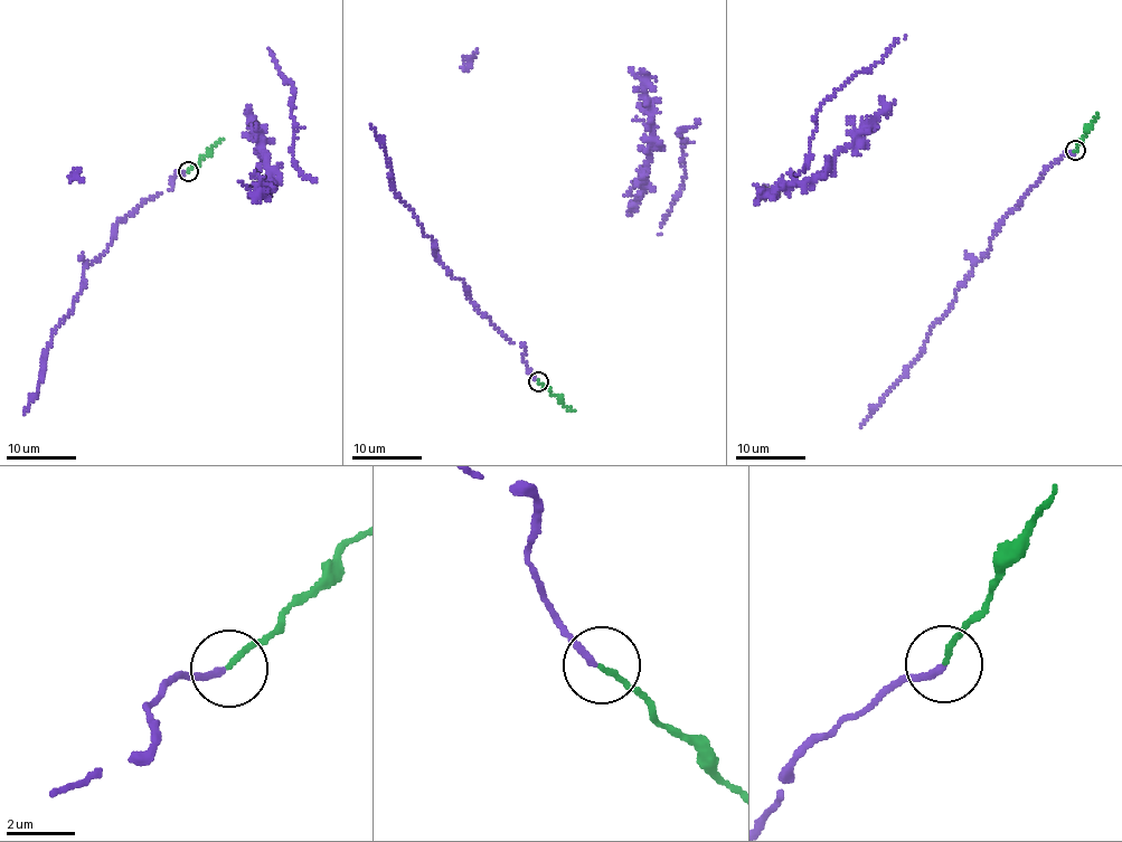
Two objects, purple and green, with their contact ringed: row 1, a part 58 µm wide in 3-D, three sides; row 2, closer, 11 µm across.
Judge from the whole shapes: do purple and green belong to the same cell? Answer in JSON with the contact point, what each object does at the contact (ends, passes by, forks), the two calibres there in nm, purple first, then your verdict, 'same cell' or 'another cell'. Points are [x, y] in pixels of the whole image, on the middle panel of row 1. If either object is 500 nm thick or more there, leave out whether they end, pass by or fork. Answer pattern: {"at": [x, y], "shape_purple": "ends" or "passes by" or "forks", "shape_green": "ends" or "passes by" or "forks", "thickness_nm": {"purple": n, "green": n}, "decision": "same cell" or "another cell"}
{"at": [538, 381], "shape_purple": "ends", "shape_green": "ends", "thickness_nm": {"purple": 190, "green": 140}, "decision": "same cell"}

